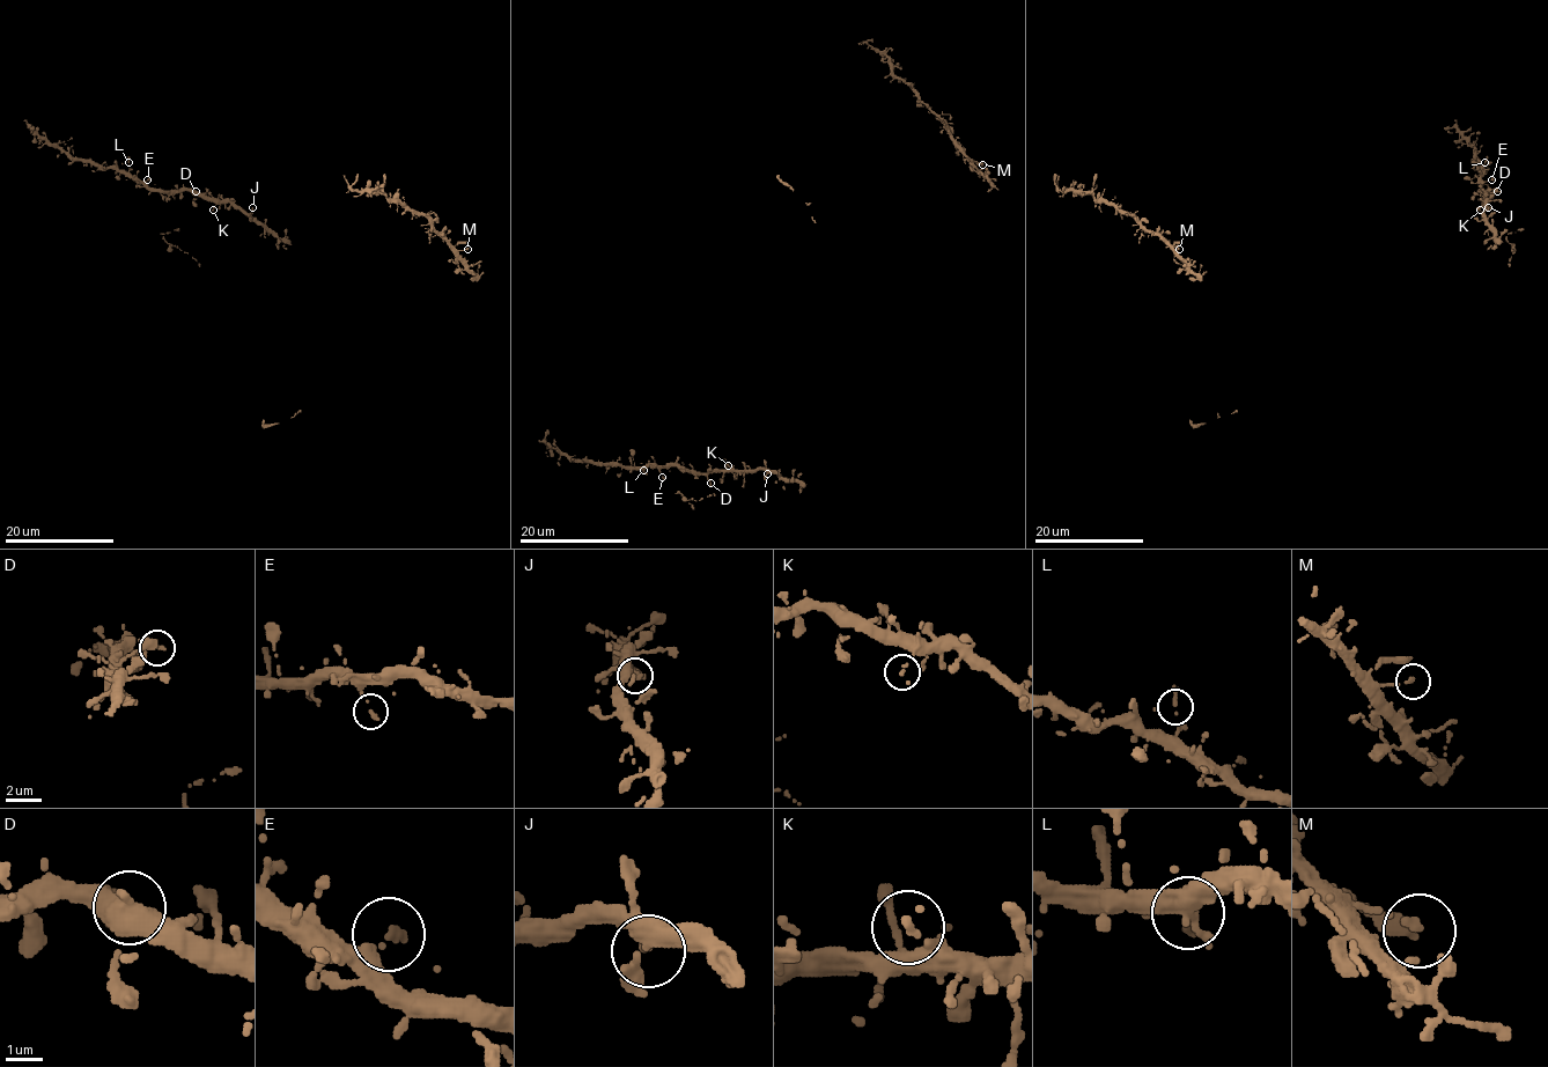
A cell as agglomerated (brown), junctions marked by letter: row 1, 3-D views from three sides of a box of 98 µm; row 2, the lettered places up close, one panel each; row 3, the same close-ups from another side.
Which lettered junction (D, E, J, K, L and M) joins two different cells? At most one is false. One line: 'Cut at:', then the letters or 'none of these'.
Cut at: none of these

